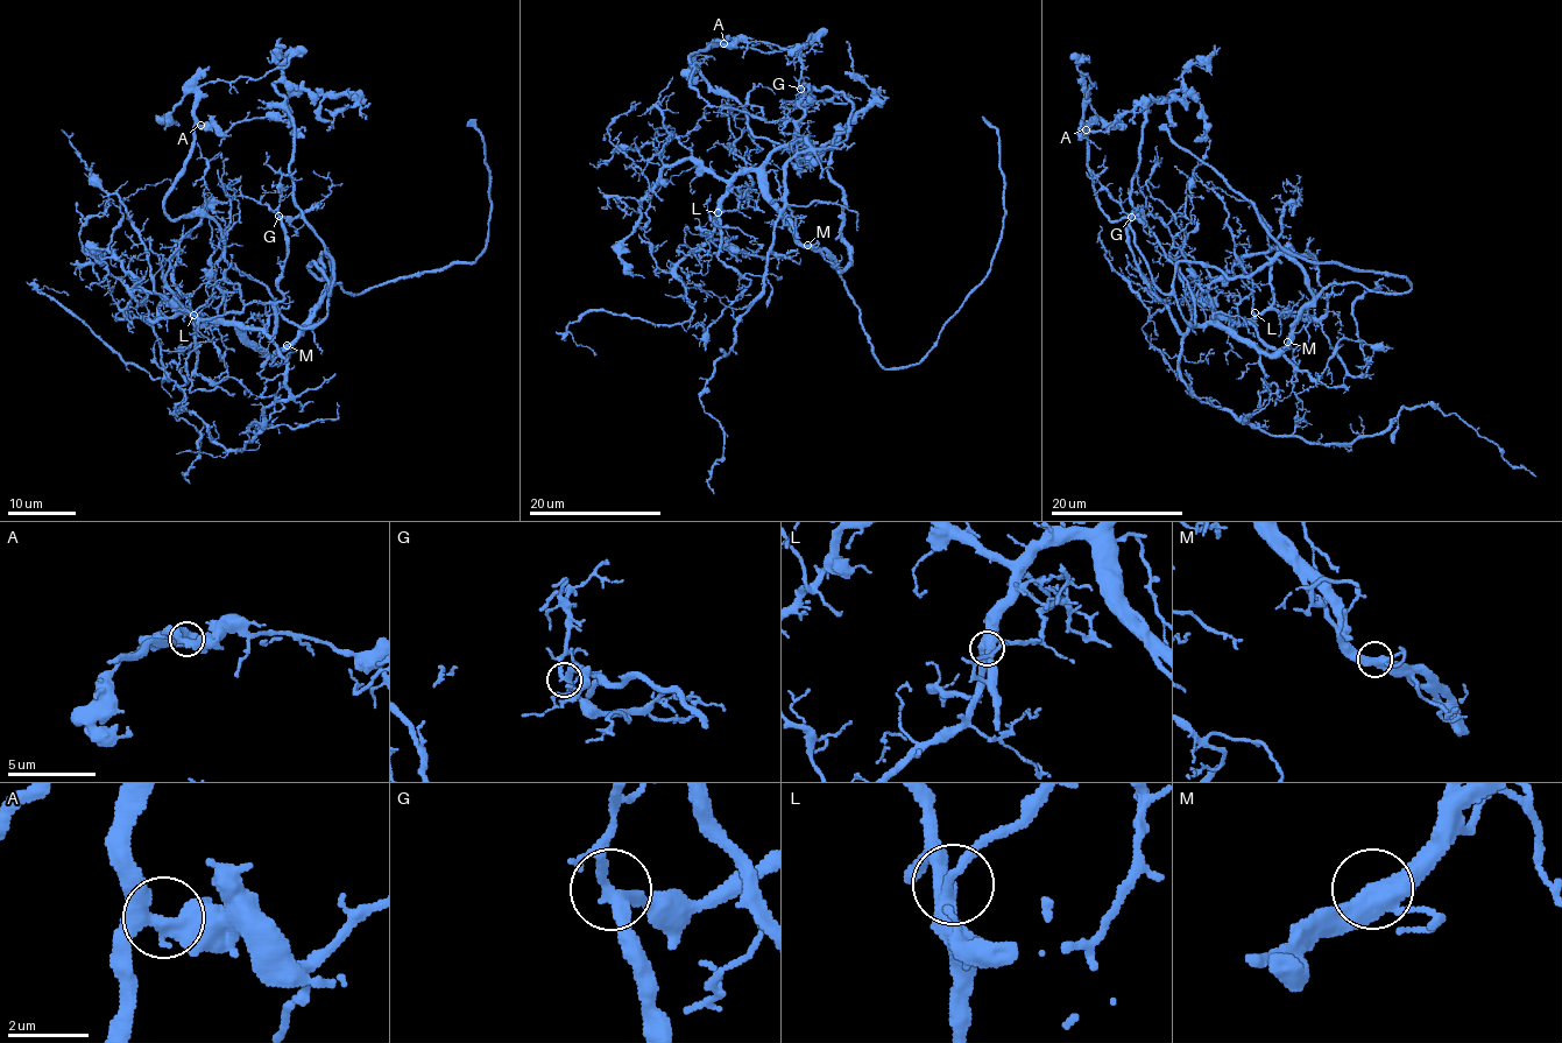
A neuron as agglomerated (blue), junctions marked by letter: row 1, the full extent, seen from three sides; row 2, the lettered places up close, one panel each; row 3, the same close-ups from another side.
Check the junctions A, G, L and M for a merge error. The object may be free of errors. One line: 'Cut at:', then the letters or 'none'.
Cut at: none

